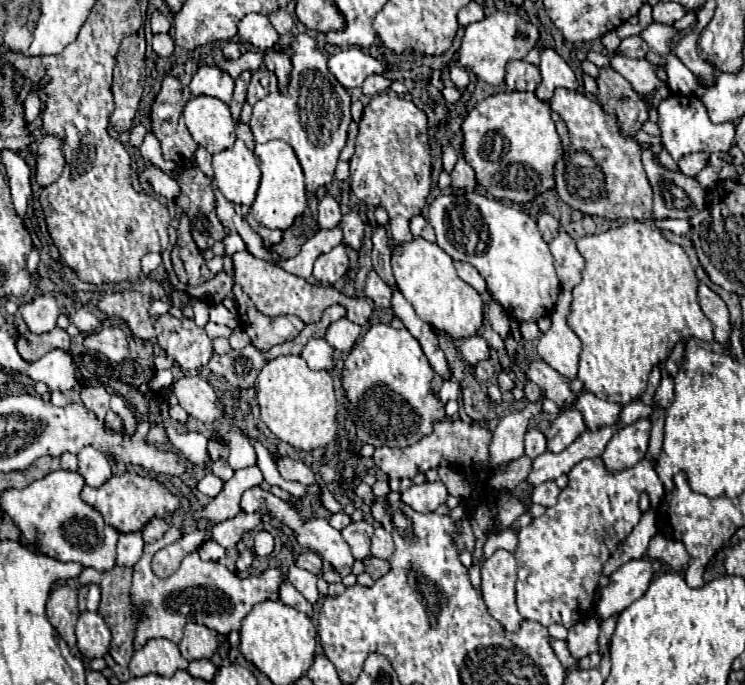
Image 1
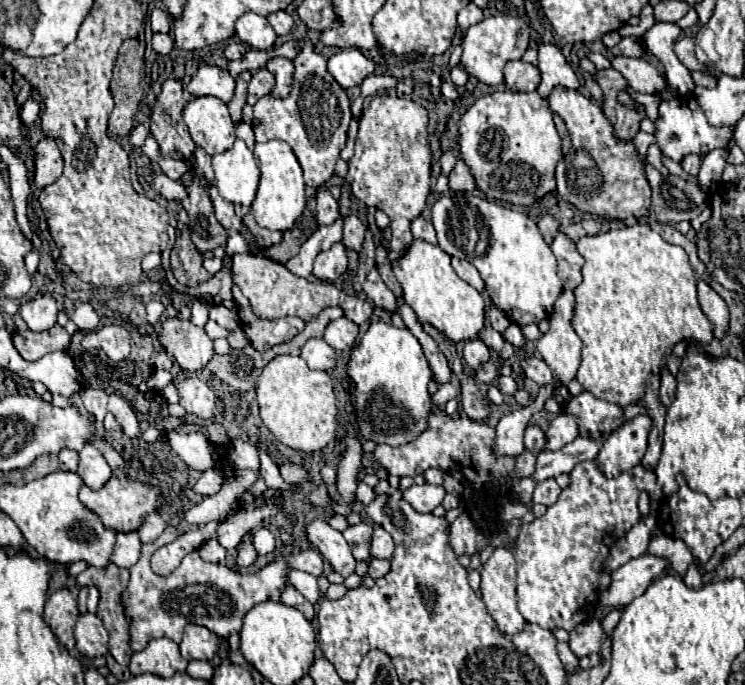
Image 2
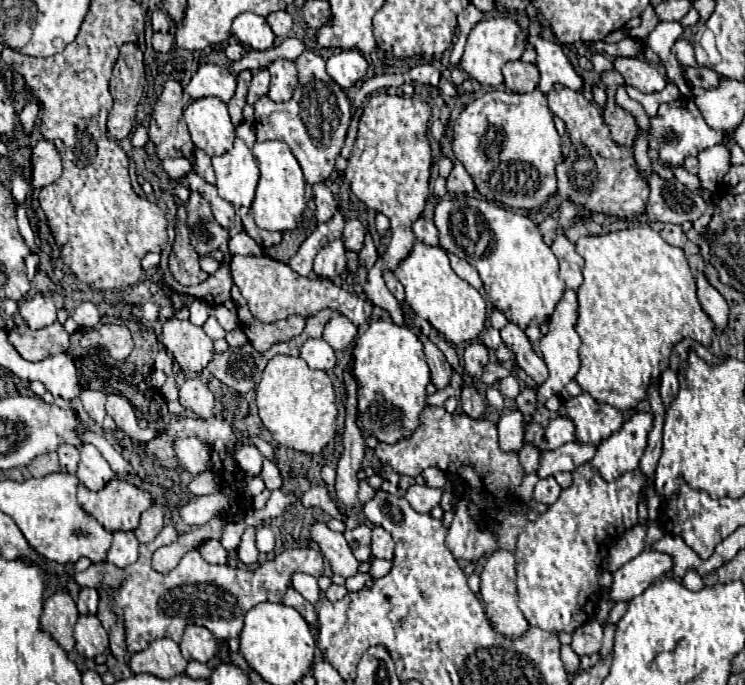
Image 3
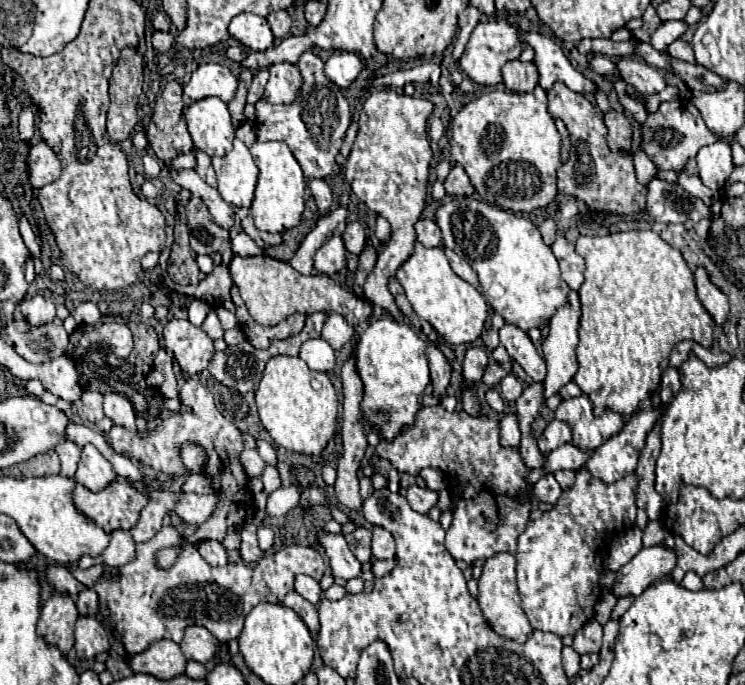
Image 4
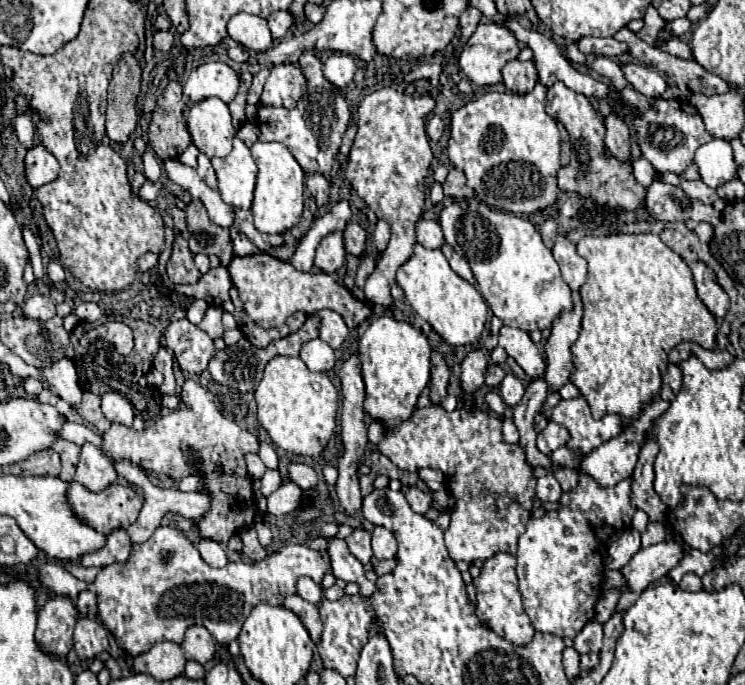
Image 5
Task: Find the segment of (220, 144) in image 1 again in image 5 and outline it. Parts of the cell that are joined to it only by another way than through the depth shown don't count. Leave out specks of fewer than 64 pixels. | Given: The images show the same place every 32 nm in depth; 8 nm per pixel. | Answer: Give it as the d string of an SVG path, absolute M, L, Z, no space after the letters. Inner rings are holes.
M206 98L206 100L190 106L188 128L190 128L192 142L194 142L196 148L198 148L202 154L206 154L208 158L228 156L228 152L232 150L232 138L236 136L236 128L232 126L232 116L230 116L228 106L226 106L220 98Z

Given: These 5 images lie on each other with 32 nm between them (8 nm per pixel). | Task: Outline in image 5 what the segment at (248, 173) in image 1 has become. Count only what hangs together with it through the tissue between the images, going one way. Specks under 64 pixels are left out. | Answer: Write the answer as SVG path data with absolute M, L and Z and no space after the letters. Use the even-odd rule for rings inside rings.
M234 138L234 148L226 158L212 158L218 176L218 190L226 204L234 208L250 208L256 182L256 162L240 138Z

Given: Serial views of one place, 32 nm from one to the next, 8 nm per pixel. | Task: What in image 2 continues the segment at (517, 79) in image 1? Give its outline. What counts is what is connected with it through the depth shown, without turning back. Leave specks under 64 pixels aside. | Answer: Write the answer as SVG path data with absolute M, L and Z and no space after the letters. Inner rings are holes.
M514 60L504 66L504 84L514 92L534 92L540 84L540 70L524 60Z

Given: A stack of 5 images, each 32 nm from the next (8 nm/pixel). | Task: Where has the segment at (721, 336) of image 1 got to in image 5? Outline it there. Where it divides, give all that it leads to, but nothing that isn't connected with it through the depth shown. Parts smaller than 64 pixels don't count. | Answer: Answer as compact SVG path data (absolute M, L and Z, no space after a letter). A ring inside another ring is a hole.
M700 260L692 262L690 268L692 268L692 274L694 274L694 282L696 282L696 290L698 290L700 300L708 306L708 310L718 320L722 320L722 316L728 312L728 294L716 282L714 270Z

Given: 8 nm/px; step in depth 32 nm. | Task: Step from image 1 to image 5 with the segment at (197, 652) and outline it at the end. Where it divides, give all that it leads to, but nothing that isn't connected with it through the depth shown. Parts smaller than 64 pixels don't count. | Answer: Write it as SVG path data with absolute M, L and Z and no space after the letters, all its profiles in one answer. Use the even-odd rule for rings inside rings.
M190 626L186 630L186 640L182 642L182 650L186 660L196 660L200 664L206 664L216 652L216 642L204 626Z

